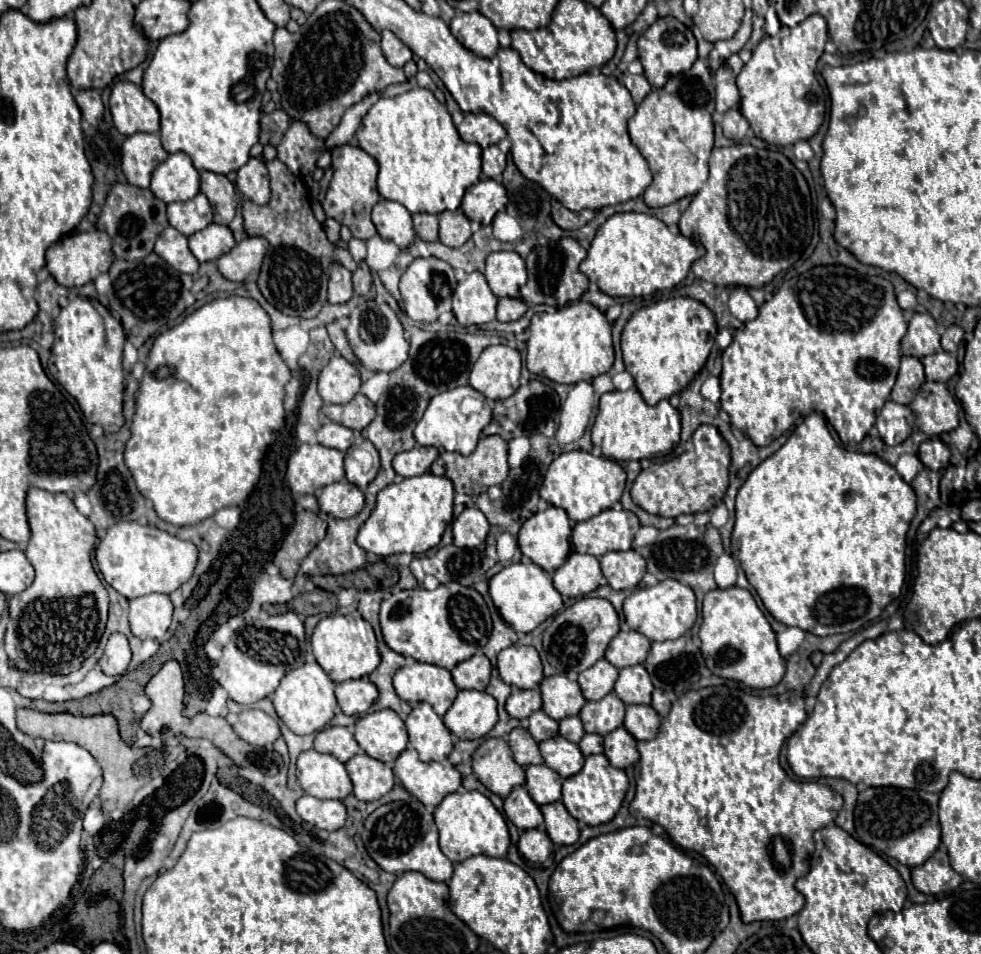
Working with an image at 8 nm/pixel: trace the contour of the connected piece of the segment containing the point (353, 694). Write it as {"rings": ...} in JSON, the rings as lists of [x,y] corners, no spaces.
{"rings":[[[361,677],[355,681],[343,681],[335,689],[337,703],[347,715],[363,715],[371,709],[371,705],[377,701],[377,687],[369,681],[369,677]]]}

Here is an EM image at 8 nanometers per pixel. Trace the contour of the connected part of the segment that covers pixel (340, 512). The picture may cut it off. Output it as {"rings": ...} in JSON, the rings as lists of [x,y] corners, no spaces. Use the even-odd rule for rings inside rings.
{"rings":[[[339,481],[331,483],[321,489],[321,497],[317,497],[321,511],[333,515],[333,517],[353,517],[357,515],[363,505],[365,505],[365,495],[363,491],[349,483],[349,481]]]}

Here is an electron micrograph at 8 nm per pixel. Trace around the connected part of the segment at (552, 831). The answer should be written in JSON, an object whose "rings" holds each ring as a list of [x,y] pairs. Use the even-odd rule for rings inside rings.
{"rings":[[[561,801],[543,805],[541,811],[545,817],[545,831],[549,823],[549,837],[555,845],[573,845],[579,839],[579,825]]]}

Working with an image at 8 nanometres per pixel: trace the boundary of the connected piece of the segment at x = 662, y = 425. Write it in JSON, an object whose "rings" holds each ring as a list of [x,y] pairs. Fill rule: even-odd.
{"rings":[[[633,387],[629,391],[609,391],[601,395],[599,413],[595,417],[591,437],[593,445],[599,445],[605,457],[615,461],[629,461],[629,459],[643,459],[653,457],[657,453],[671,451],[679,443],[681,433],[681,417],[671,403],[659,401],[657,405],[647,405],[641,393]]]}

